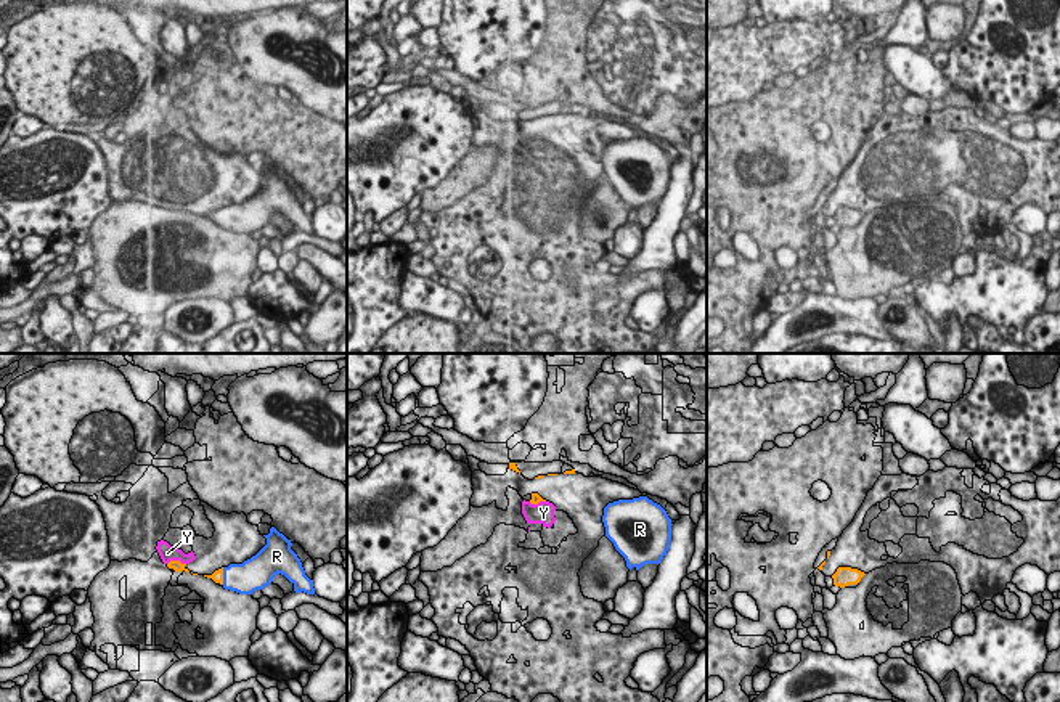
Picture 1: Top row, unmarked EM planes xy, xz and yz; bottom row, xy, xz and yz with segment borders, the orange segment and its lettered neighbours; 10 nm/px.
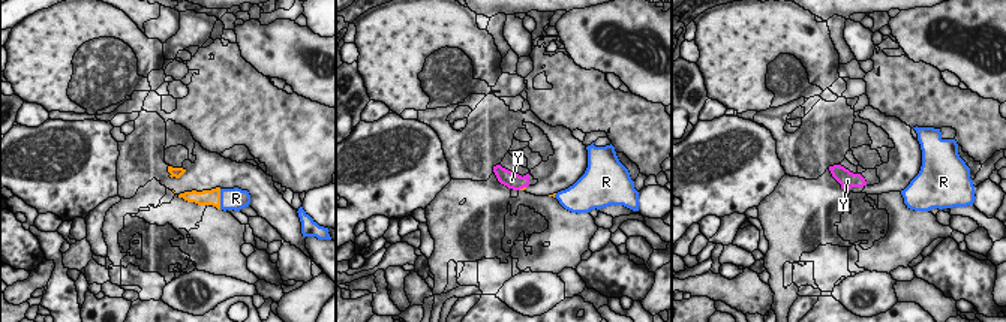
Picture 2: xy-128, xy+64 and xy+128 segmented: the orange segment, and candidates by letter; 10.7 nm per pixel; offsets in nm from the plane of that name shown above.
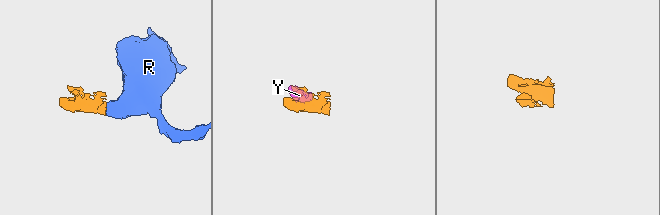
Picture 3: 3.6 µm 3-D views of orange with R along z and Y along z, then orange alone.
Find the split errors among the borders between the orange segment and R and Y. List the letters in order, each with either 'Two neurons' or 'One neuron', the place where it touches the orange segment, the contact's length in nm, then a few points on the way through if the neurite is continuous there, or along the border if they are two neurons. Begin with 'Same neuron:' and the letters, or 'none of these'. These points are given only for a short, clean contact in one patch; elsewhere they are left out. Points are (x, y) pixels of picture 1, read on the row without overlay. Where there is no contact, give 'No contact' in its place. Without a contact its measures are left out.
Same neuron: R
R: One neuron. Touches orange at xy (222, 216). Shared border 180 nm
Y: Two neurons. Touches orange at xy (175, 201). Shared border 190 nm. Boundary: xy (185, 203), (171, 201), (167, 204)

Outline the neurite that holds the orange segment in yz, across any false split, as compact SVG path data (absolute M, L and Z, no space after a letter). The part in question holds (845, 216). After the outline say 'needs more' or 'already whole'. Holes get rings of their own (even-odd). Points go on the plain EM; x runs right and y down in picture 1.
M838 207L832 218L835 227L845 228L848 225L858 225L864 215L866 214L858 209Z; already whole

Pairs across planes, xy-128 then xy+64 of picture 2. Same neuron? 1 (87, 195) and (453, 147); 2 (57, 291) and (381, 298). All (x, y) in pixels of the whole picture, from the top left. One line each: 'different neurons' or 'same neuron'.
1: different neurons
2: different neurons

